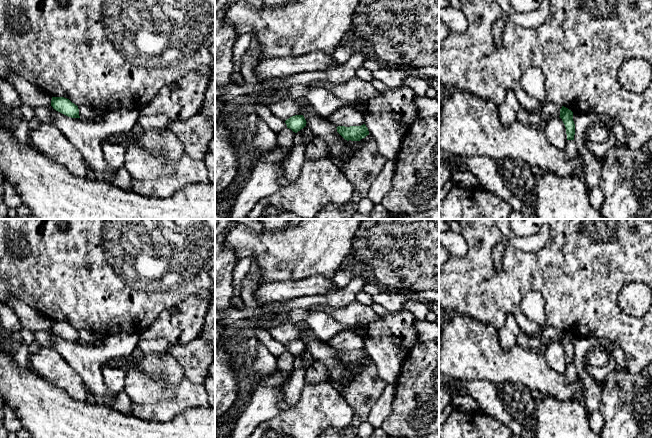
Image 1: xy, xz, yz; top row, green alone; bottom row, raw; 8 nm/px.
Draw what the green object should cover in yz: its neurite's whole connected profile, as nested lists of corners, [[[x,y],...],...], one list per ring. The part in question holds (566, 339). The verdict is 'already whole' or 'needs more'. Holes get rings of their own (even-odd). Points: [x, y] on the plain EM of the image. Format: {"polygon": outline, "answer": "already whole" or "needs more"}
{"polygon": [[[562,330],[560,333],[560,340],[559,340],[566,352],[567,364],[574,364],[575,359],[575,348],[573,345],[573,336],[568,332]]], "answer": "already whole"}

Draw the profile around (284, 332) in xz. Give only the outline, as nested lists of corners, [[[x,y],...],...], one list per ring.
[[[283,320],[271,324],[266,327],[266,329],[275,340],[284,345],[295,339],[302,339],[302,330],[300,326]]]

